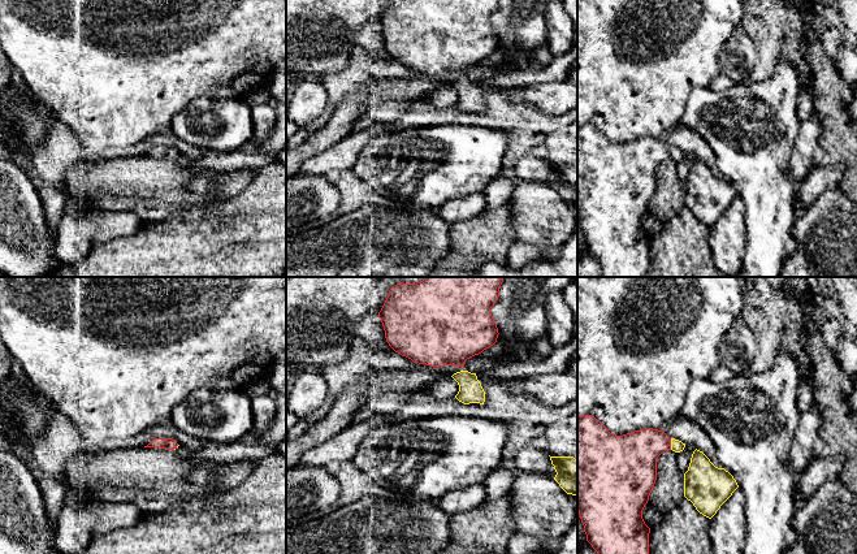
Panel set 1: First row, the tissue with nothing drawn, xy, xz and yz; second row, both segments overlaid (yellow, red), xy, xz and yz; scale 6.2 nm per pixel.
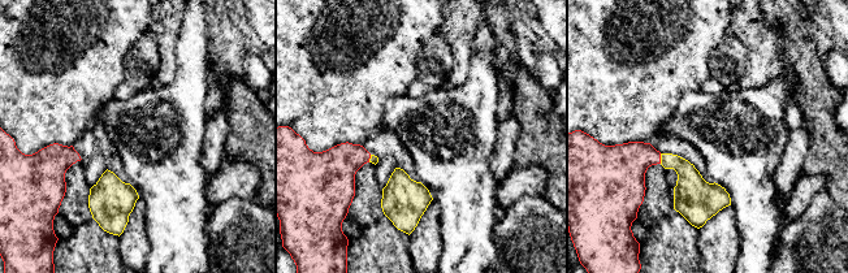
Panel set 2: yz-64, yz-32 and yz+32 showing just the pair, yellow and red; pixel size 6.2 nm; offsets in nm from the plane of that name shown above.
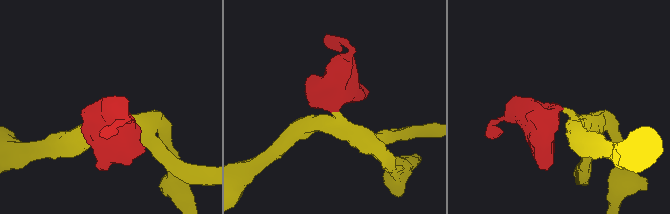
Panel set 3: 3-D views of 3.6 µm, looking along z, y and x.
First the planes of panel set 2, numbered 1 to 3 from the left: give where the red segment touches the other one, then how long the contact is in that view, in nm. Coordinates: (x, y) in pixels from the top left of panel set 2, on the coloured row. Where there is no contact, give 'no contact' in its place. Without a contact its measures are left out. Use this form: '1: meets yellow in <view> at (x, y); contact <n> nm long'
1: no contact
2: meets yellow in yz-32 at (370, 159); contact 50 nm long
3: meets yellow in yz+32 at (661, 159); contact 60 nm long

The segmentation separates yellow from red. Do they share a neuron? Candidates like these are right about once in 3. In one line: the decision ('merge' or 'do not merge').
merge

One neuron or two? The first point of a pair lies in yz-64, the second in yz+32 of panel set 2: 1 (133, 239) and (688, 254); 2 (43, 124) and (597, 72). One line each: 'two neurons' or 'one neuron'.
1: two neurons
2: one neuron

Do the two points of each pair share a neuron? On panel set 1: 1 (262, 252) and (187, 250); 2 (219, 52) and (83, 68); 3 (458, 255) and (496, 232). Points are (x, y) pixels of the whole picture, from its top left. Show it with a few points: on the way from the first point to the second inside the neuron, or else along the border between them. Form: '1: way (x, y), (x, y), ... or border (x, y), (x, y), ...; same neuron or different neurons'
1: way (243, 254), (215, 254), (206, 251); same neuron
2: way (185, 52), (143, 68), (117, 68); same neuron
3: way (467, 251), (477, 241), (487, 238); same neuron

